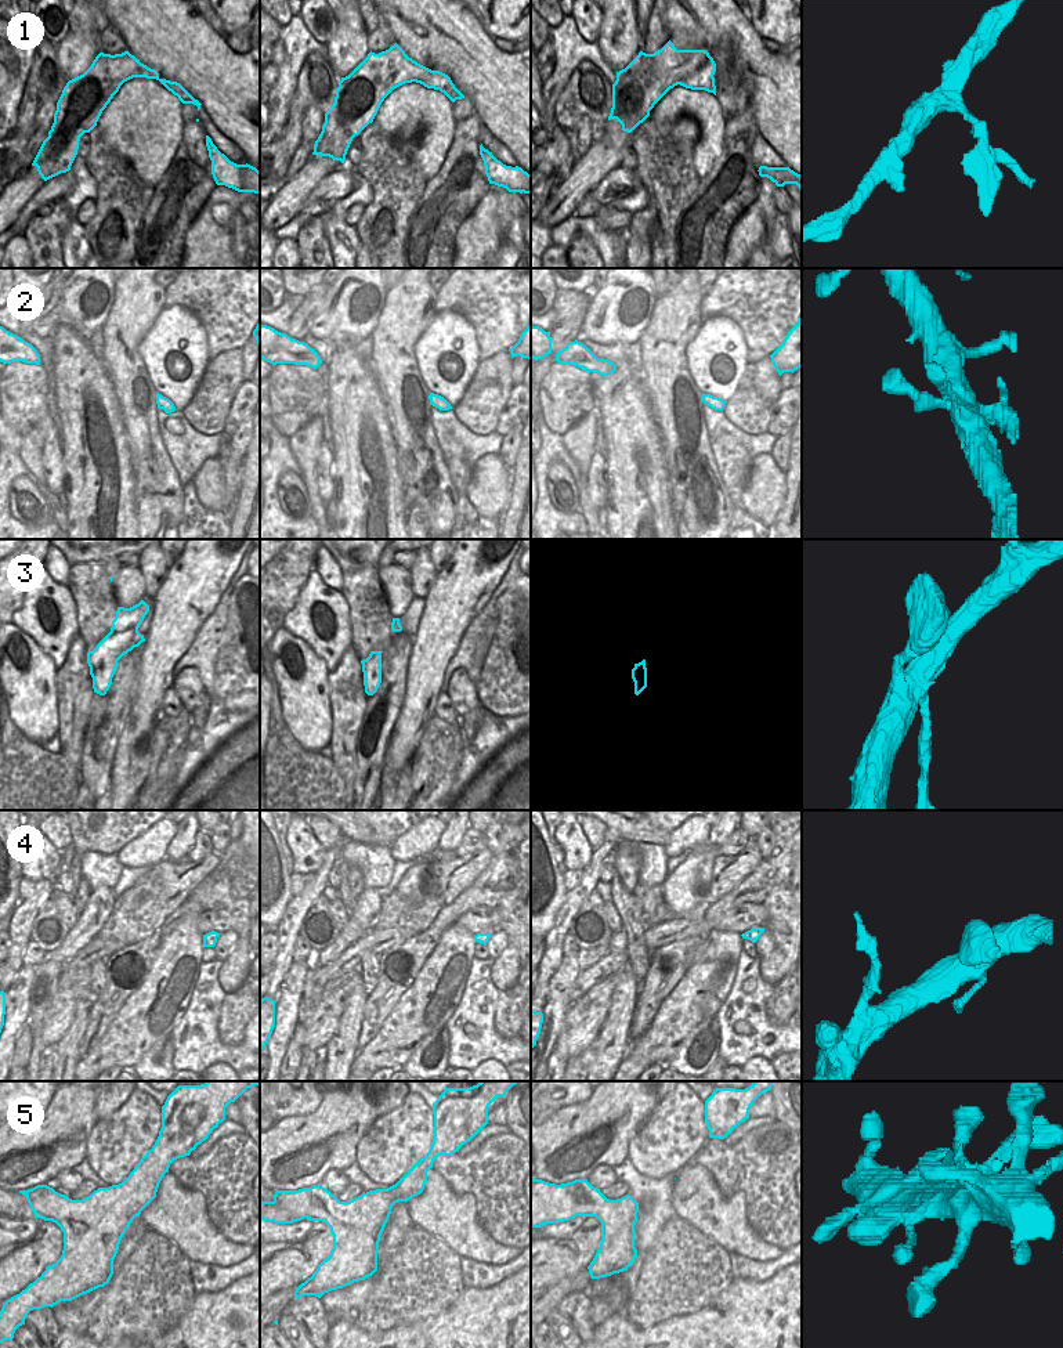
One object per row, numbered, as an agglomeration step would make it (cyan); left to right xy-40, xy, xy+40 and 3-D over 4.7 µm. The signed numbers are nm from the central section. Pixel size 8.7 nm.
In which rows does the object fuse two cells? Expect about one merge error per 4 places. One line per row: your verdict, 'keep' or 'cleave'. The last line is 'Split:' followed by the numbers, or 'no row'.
1: cleave
2: keep
3: keep
4: keep
5: keep
Split: 1

